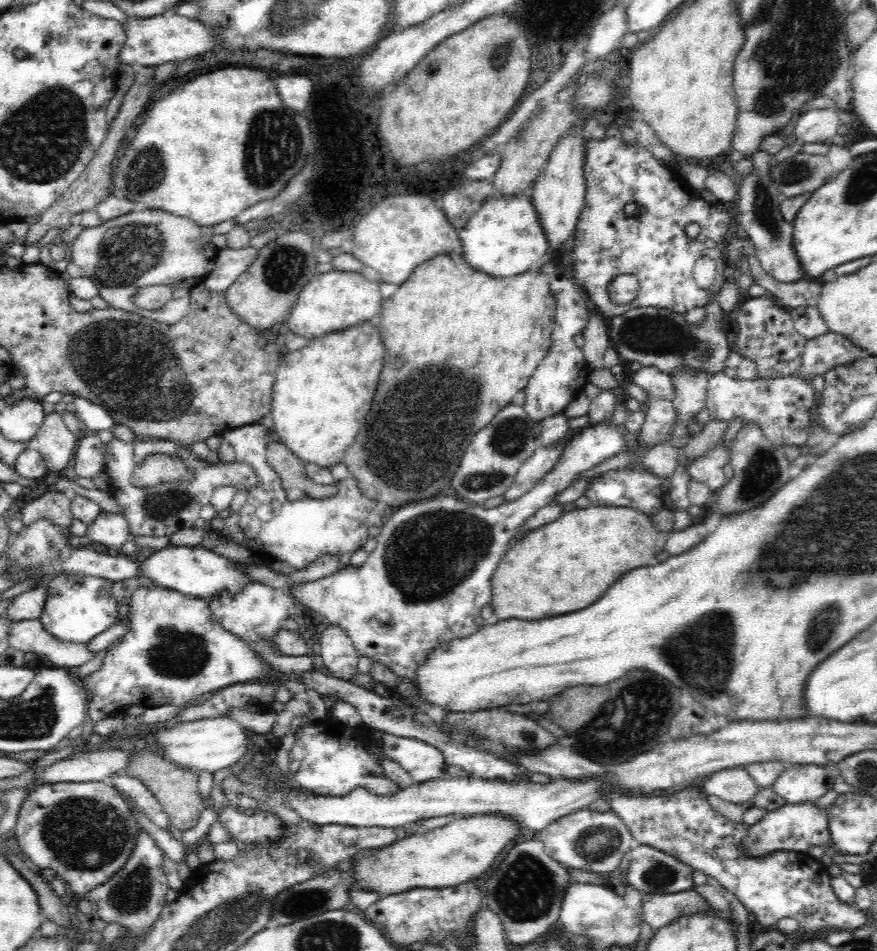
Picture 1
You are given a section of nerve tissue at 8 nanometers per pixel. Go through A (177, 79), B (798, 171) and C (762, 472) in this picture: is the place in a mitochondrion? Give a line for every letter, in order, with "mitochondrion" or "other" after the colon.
A: other
B: mitochondrion
C: mitochondrion

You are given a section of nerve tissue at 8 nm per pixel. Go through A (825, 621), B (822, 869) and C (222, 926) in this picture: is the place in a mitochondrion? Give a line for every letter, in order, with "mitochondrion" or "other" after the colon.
A: mitochondrion
B: other
C: mitochondrion

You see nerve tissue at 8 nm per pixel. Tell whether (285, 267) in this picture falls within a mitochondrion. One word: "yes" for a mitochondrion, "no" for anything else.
yes

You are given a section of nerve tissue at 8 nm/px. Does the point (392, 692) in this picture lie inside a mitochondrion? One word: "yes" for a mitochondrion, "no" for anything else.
no

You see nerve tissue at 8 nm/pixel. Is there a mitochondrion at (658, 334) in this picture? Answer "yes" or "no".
yes

